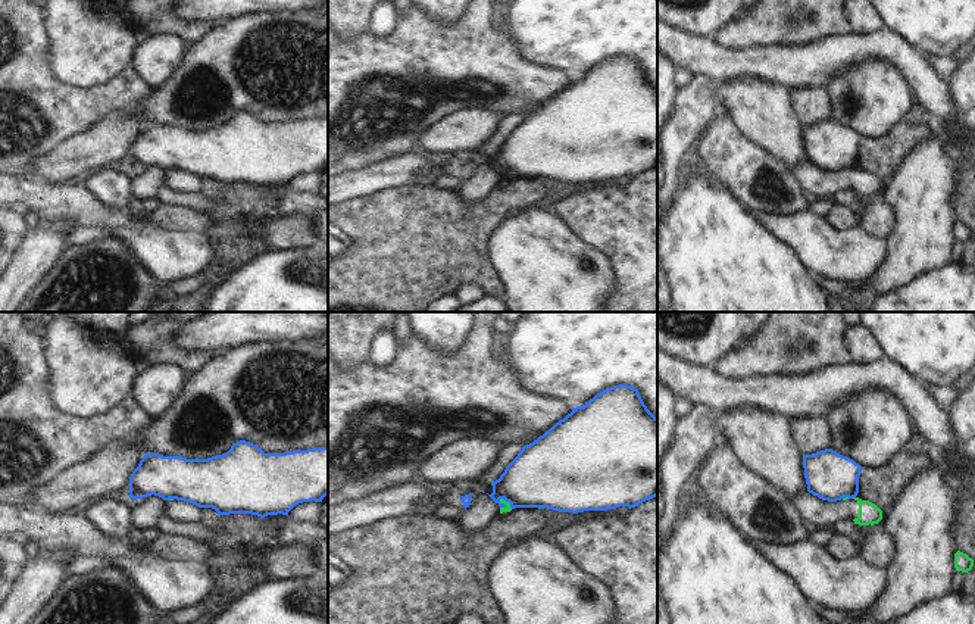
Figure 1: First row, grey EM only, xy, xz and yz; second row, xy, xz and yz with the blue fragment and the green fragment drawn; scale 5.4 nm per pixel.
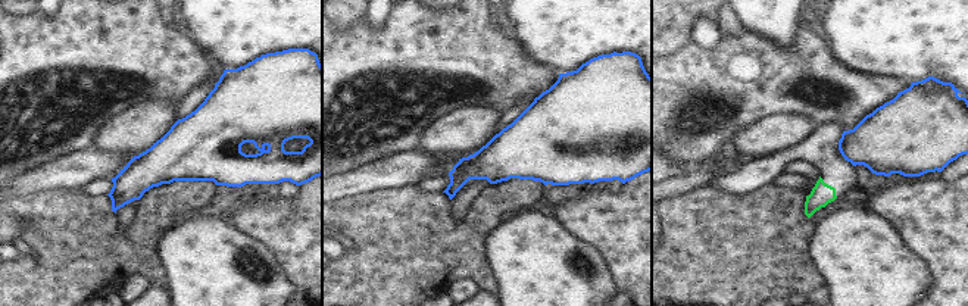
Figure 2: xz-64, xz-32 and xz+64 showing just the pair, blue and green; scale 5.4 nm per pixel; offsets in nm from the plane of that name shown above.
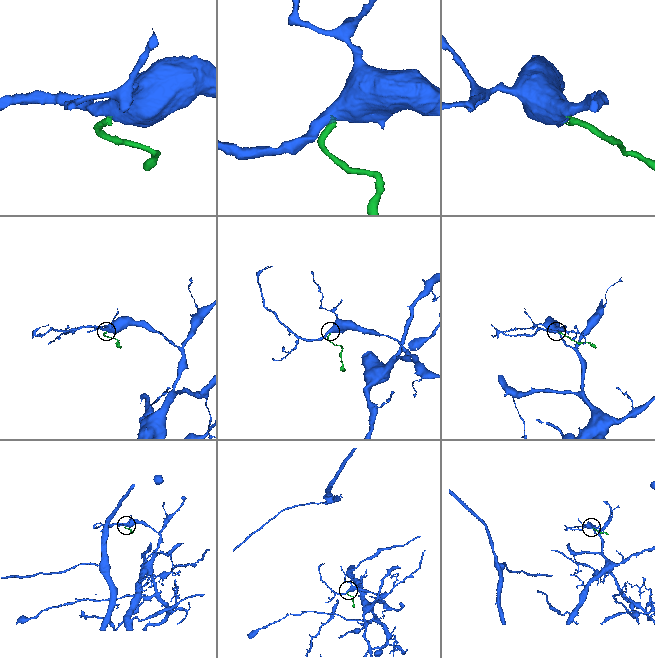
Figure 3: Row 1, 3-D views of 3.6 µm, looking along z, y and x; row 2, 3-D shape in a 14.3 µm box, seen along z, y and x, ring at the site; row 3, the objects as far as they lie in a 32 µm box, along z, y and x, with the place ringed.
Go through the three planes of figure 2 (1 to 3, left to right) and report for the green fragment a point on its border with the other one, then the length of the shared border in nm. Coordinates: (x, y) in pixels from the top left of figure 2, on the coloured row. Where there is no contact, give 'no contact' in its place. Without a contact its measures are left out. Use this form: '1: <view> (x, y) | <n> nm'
1: no contact
2: no contact
3: no contact

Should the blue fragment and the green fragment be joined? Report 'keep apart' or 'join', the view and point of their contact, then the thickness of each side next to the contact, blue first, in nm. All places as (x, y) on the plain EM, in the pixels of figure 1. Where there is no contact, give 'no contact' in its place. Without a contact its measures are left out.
keep apart; meets blue in xz at (506, 171); 360 nm thick on the blue side, 40 nm on the other

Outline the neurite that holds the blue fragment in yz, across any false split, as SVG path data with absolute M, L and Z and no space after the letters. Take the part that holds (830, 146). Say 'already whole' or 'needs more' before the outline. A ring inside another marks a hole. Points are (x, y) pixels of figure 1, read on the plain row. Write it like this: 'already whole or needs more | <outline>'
already whole | M832 119L803 125L807 162L822 171L853 169L859 163L862 137Z

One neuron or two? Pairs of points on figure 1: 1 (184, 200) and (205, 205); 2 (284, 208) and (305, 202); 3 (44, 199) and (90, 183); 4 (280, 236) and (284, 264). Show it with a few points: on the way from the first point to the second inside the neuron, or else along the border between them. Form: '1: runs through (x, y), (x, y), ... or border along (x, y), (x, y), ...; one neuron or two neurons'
1: runs through (188, 200), (200, 203); one neuron
2: runs through (288, 205), (300, 203); one neuron
3: border along (78, 181), (109, 206); two neurons
4: border along (312, 245), (303, 249), (269, 250); two neurons

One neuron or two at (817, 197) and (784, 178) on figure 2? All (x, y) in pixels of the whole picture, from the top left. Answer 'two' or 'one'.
two

